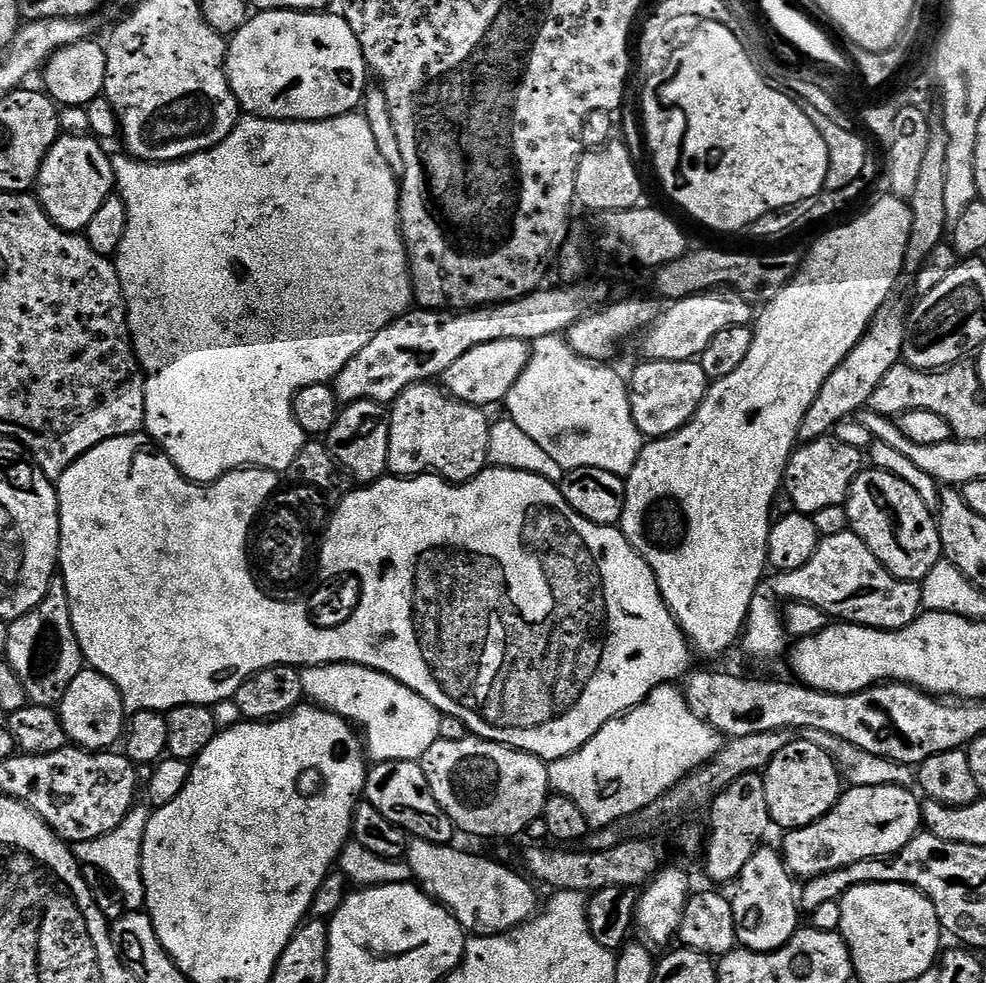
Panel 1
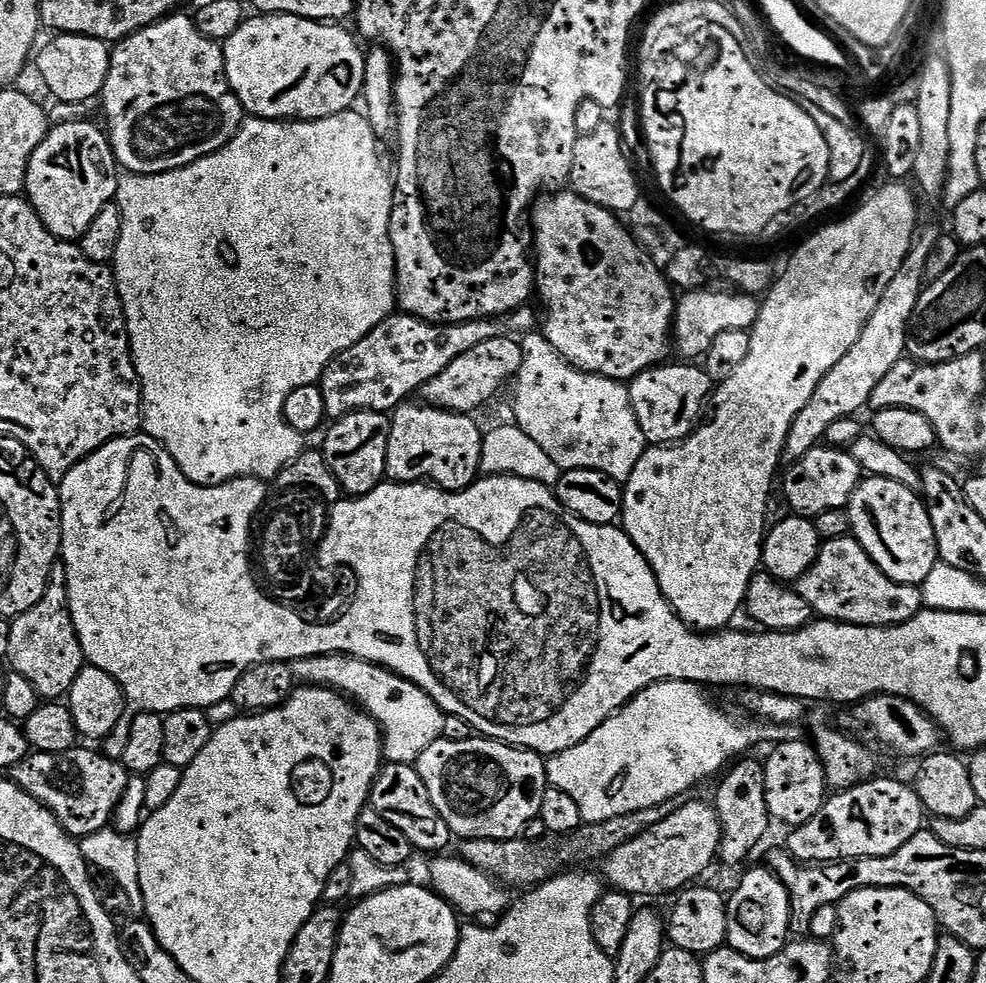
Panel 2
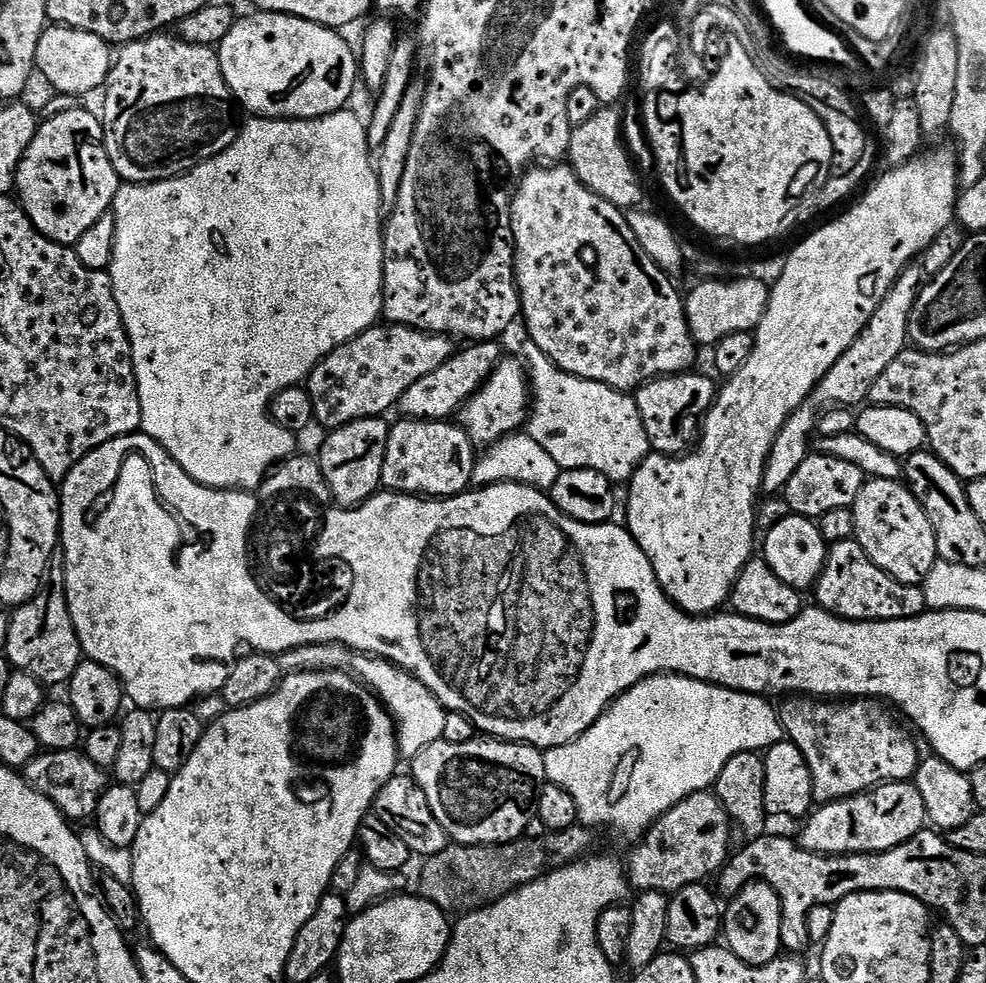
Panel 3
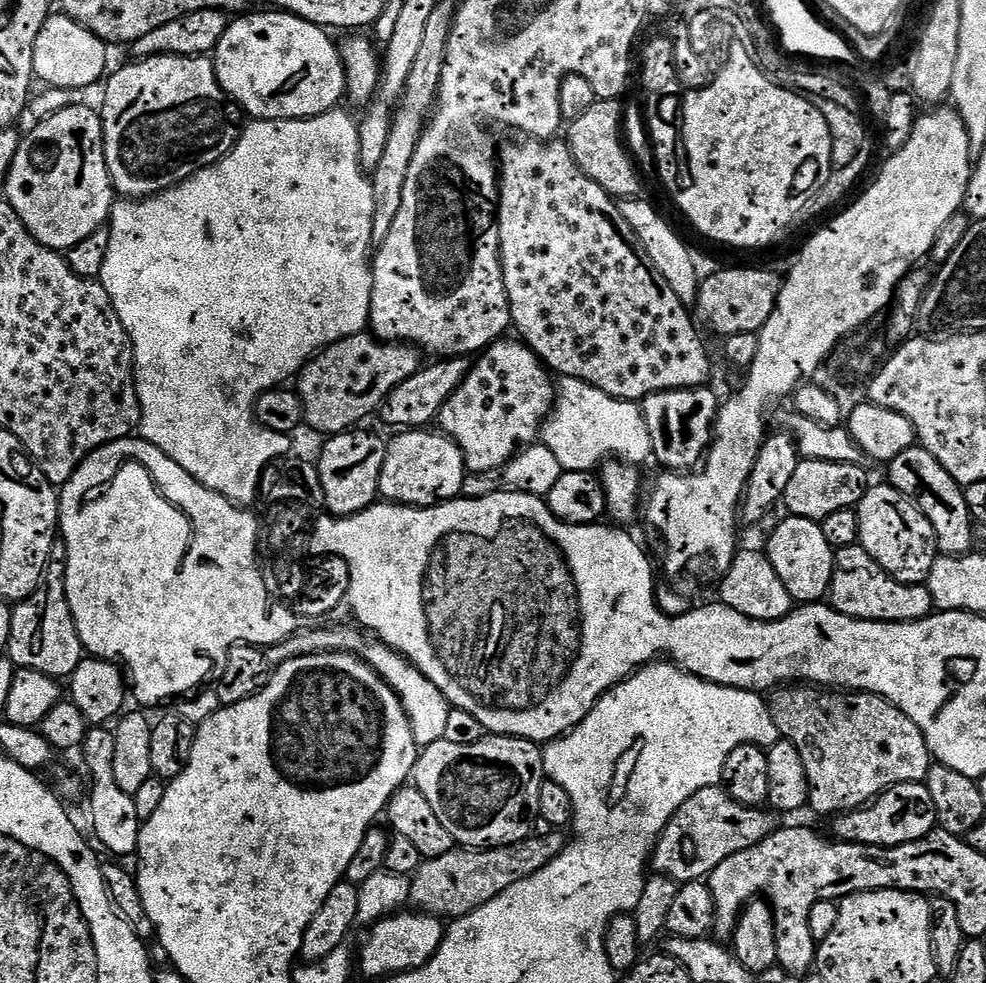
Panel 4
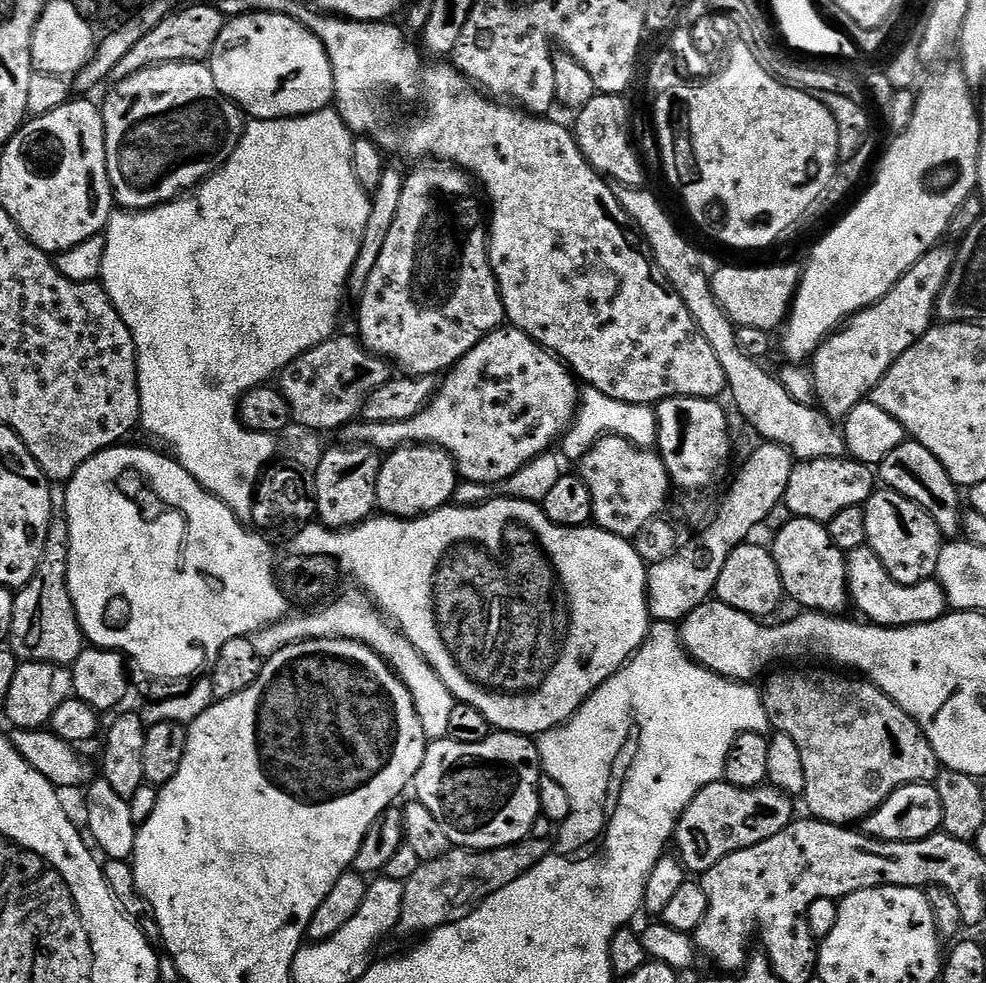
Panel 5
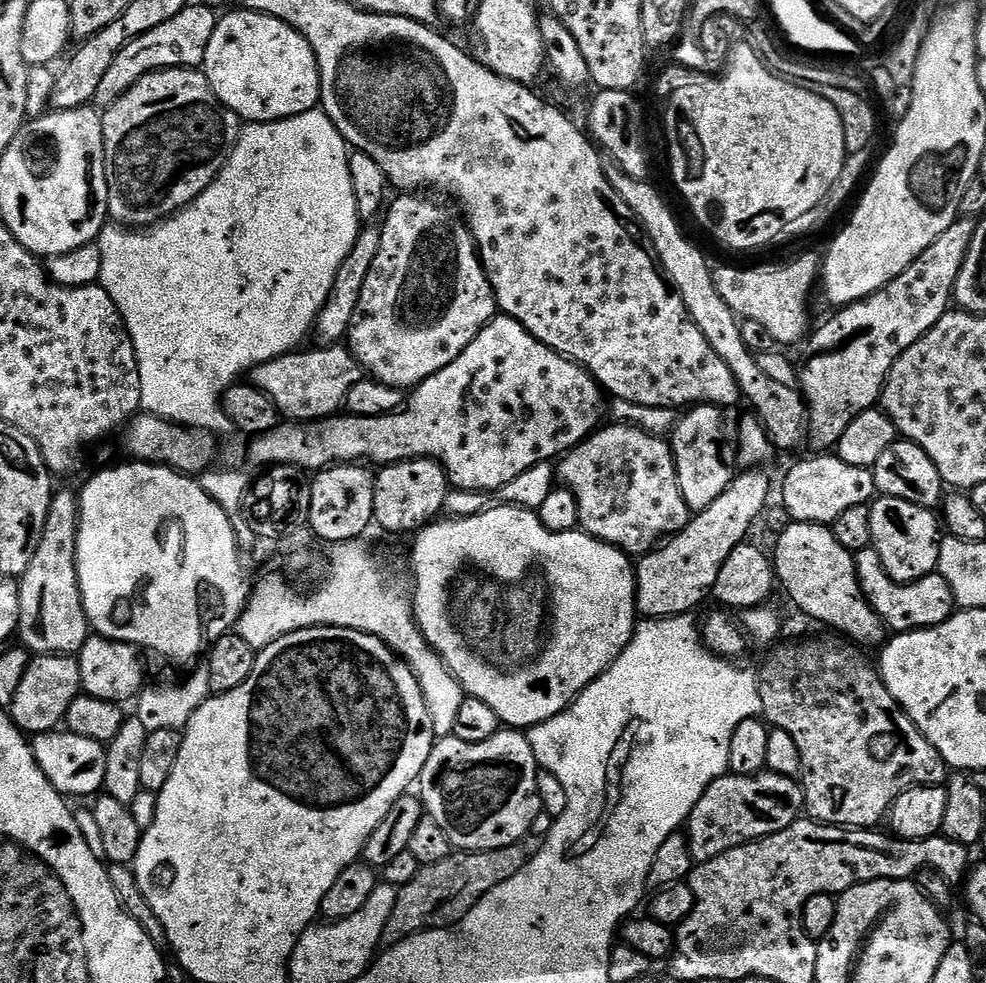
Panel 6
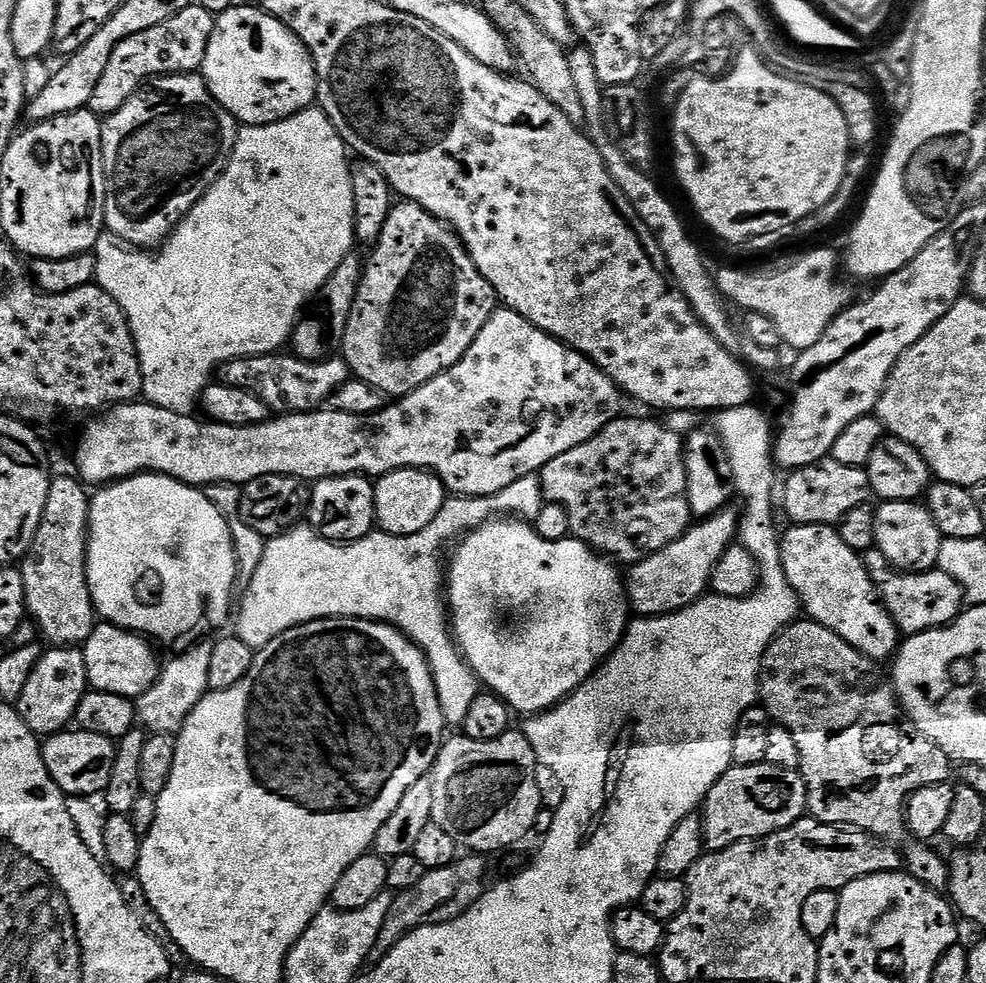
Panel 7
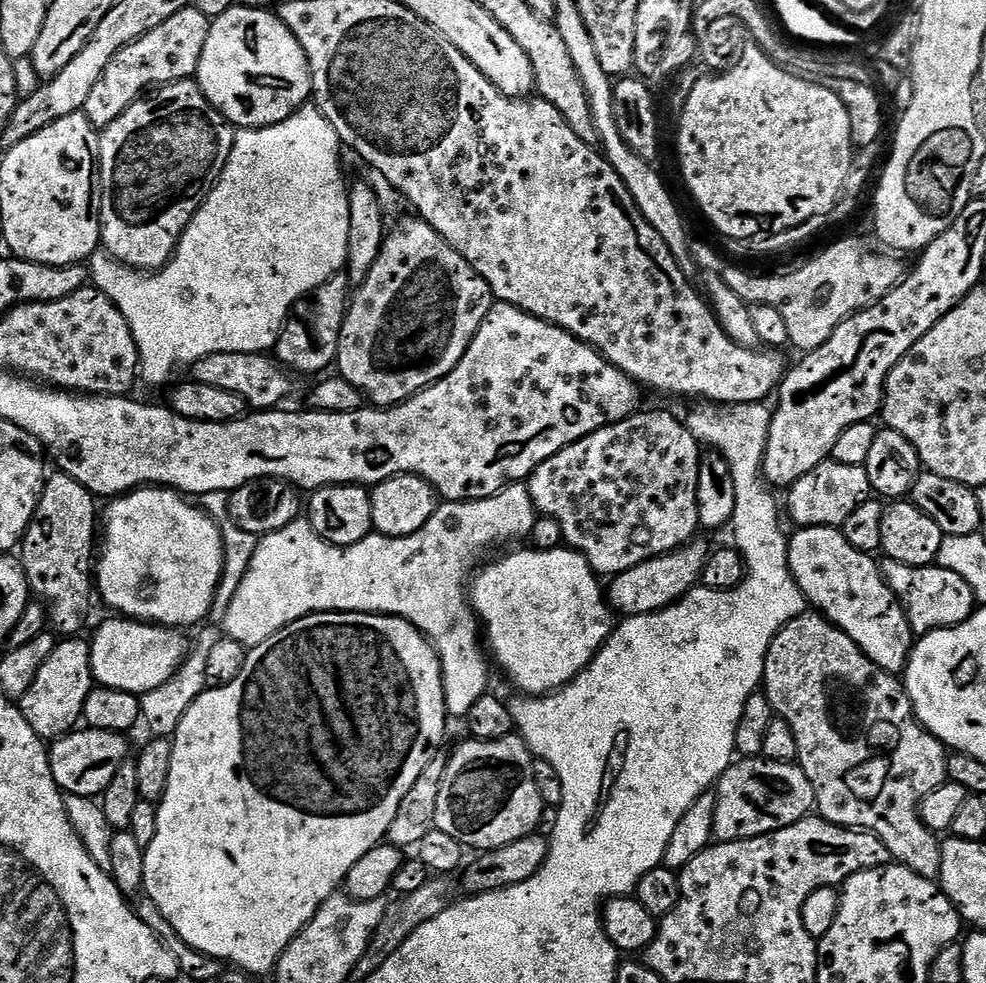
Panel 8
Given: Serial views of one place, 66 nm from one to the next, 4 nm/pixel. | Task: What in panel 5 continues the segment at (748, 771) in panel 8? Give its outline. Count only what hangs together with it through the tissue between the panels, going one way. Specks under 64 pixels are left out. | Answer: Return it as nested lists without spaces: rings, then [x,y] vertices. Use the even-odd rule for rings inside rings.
[[[727,782],[711,784],[702,789],[686,806],[686,810],[680,816],[680,821],[676,823],[676,835],[674,837],[674,848],[680,858],[680,863],[684,865],[689,873],[702,874],[714,866],[714,862],[722,862],[726,854],[734,854],[738,850],[746,850],[758,842],[766,842],[766,838],[774,838],[786,826],[790,826],[794,819],[792,813],[793,797],[787,796],[777,788],[771,786],[761,786],[758,788],[739,788]]]

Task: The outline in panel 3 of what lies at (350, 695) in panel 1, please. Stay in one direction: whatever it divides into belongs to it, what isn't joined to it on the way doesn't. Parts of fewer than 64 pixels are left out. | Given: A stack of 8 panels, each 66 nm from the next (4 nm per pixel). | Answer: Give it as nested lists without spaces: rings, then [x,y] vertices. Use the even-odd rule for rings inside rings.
[[[335,642],[295,648],[289,652],[279,653],[278,659],[280,669],[286,674],[309,672],[315,668],[333,668],[339,672],[349,672],[360,683],[368,685],[396,722],[401,757],[415,758],[422,750],[426,750],[426,746],[444,739],[448,717],[445,705],[441,704],[437,696],[424,685],[423,680],[398,664],[392,664],[379,656],[369,656],[367,652],[345,648],[344,645]]]

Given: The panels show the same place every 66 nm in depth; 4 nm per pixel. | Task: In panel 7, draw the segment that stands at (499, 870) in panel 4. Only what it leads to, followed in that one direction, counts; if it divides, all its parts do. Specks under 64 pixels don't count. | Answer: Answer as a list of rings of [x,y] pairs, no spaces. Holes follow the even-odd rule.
[[[468,854],[465,857],[465,860],[464,857],[458,858],[450,866],[427,869],[422,882],[418,882],[418,886],[410,886],[410,890],[393,895],[392,905],[386,914],[386,922],[382,922],[382,930],[378,934],[378,942],[374,942],[374,950],[370,950],[368,955],[369,965],[375,966],[378,962],[382,962],[382,958],[386,958],[386,954],[390,954],[390,950],[394,950],[394,946],[398,946],[398,942],[406,938],[406,934],[418,930],[433,918],[439,917],[436,915],[455,896],[457,913],[472,911],[480,897],[485,895],[484,879],[488,876],[488,864],[484,861],[487,859],[480,854]]]

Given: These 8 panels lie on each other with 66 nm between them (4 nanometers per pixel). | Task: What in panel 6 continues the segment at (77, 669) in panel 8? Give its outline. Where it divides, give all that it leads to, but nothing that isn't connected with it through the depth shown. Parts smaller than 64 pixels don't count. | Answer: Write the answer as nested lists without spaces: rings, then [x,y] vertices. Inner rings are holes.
[[[33,655],[26,666],[26,674],[22,674],[18,694],[14,694],[11,718],[25,734],[51,732],[63,725],[66,710],[70,710],[70,702],[74,702],[74,698],[81,695],[81,692],[80,661],[75,655]]]

